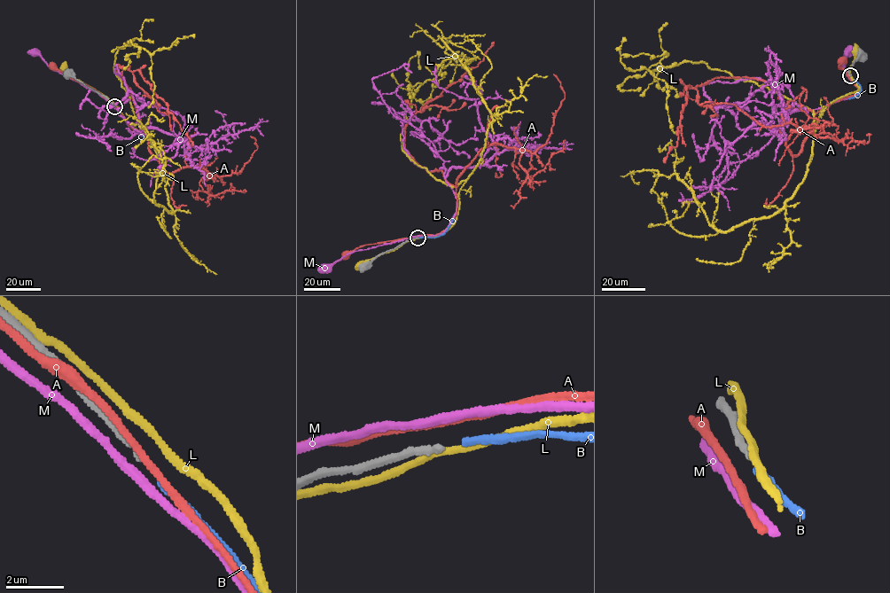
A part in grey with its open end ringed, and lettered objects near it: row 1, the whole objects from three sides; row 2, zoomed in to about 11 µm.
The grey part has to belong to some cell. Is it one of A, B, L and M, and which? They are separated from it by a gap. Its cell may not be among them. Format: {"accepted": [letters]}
{"accepted": ["B"]}

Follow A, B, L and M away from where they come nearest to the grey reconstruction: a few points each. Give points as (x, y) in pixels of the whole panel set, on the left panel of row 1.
A: (114, 105), (93, 89), (52, 66)
B: (115, 107), (137, 133), (144, 136), (146, 133)
L: (115, 106), (64, 68)
M: (113, 106), (97, 92), (54, 70), (35, 52)

